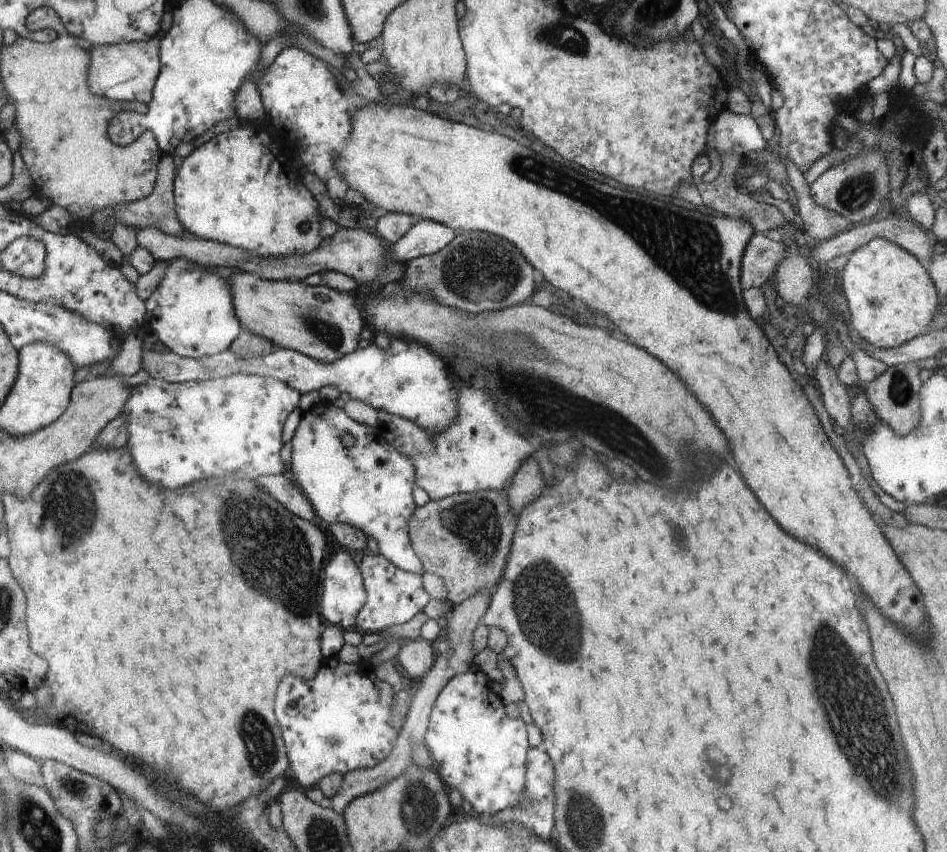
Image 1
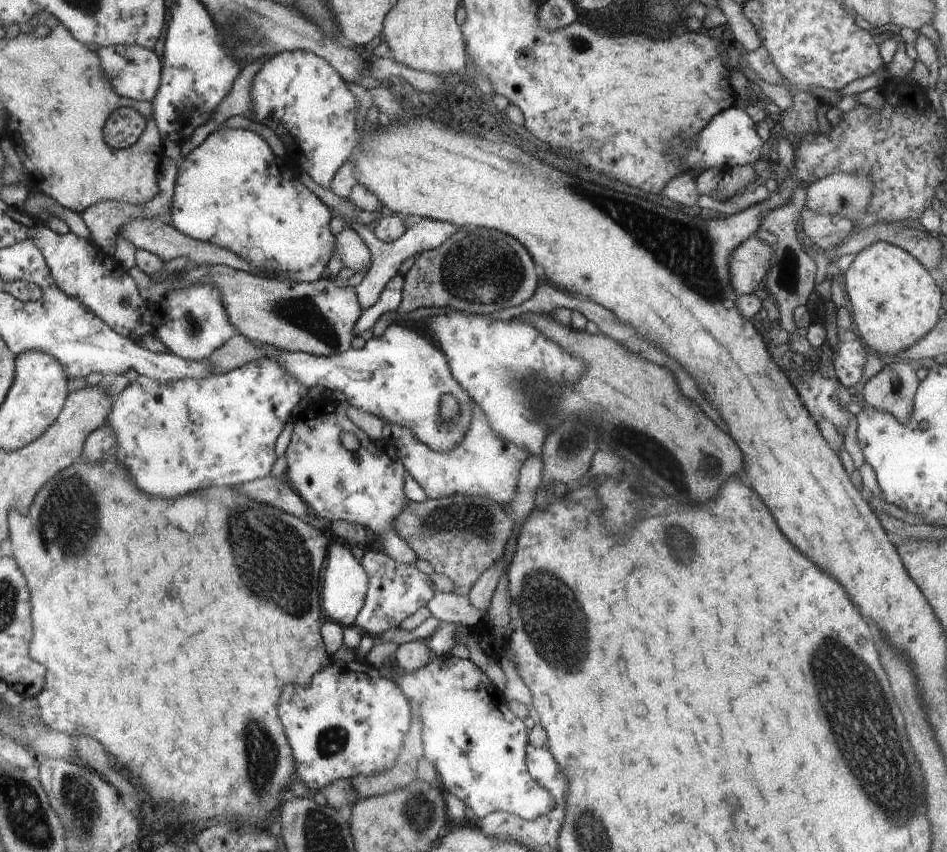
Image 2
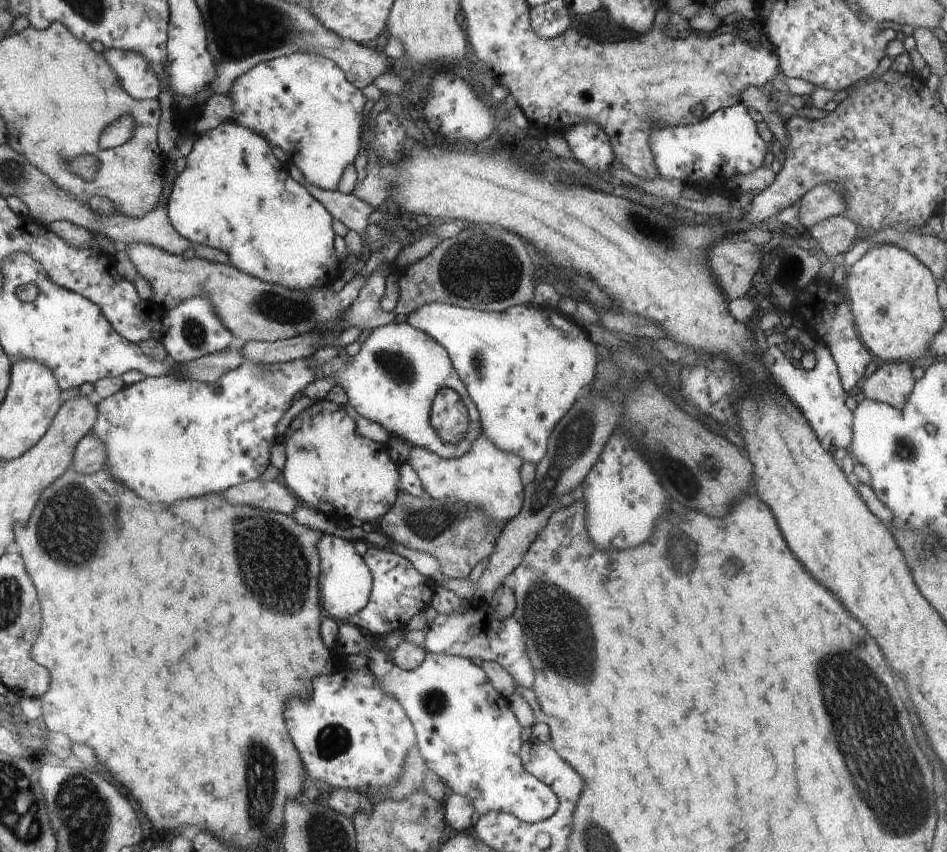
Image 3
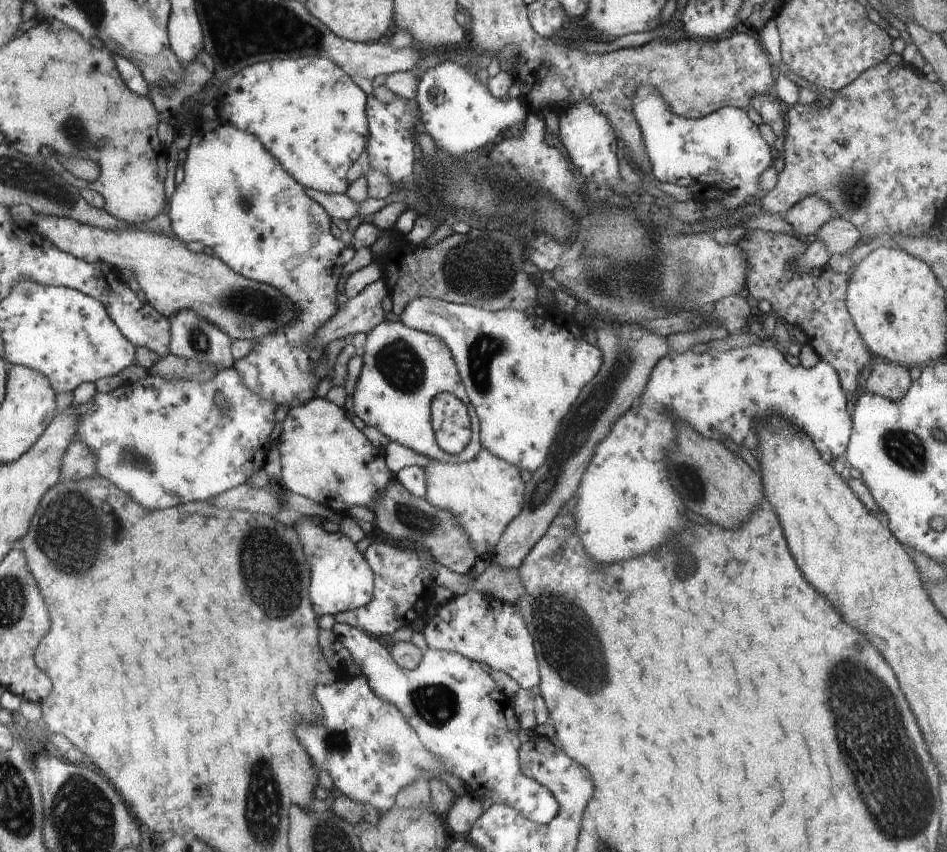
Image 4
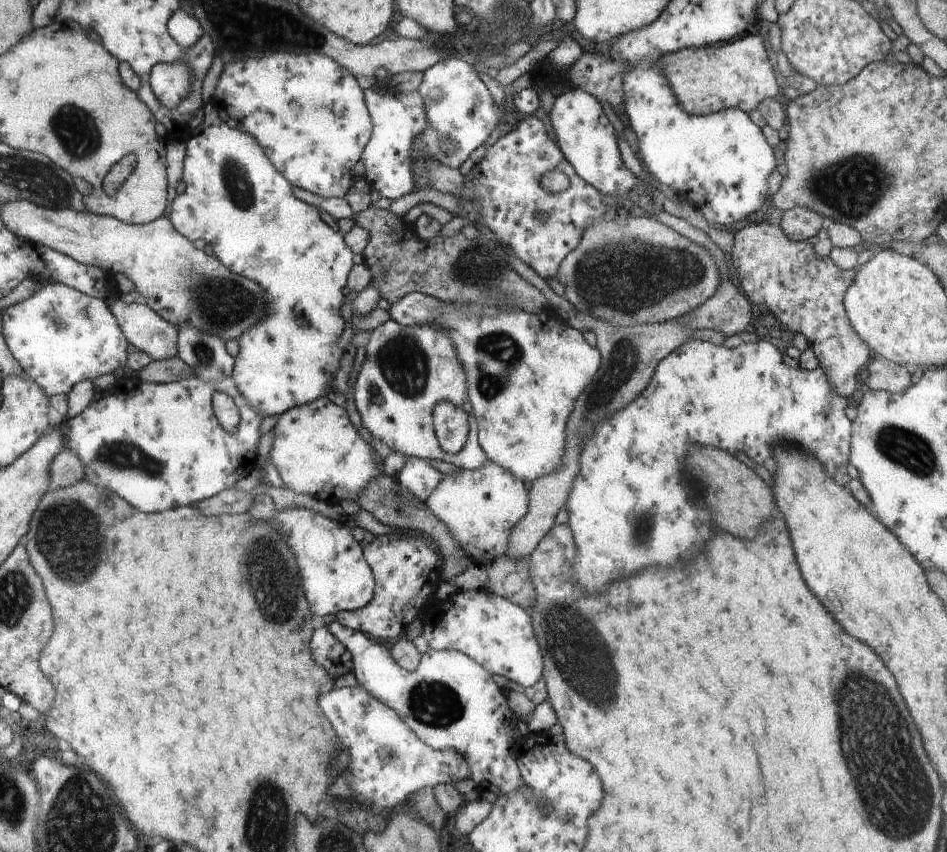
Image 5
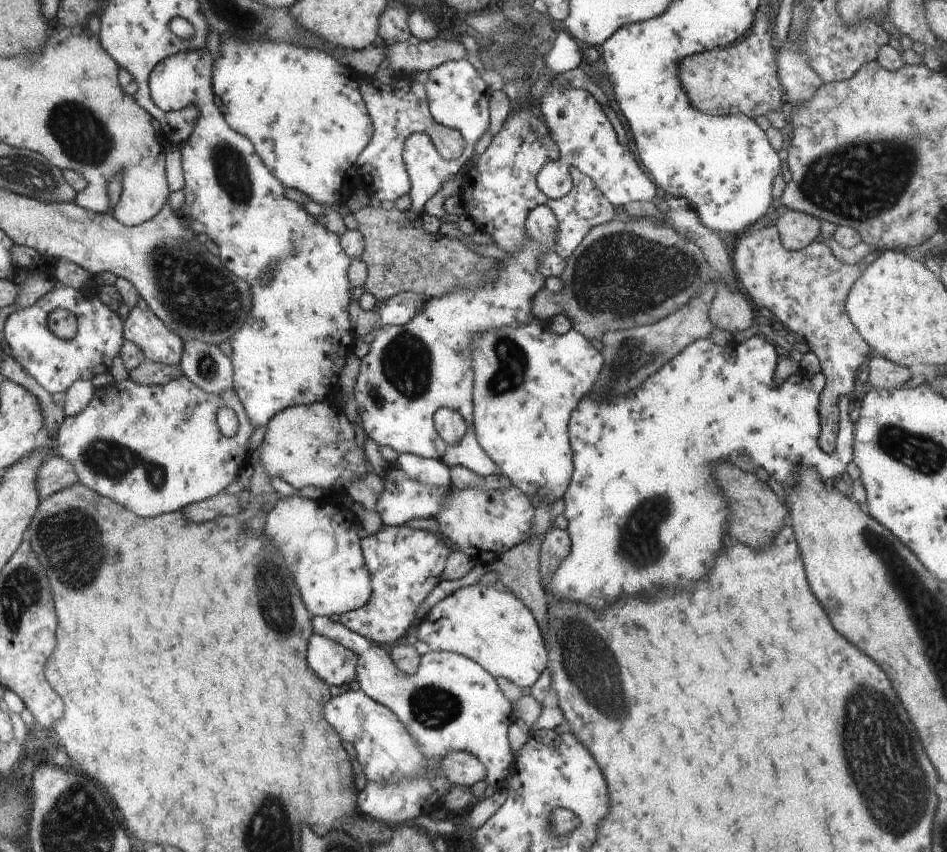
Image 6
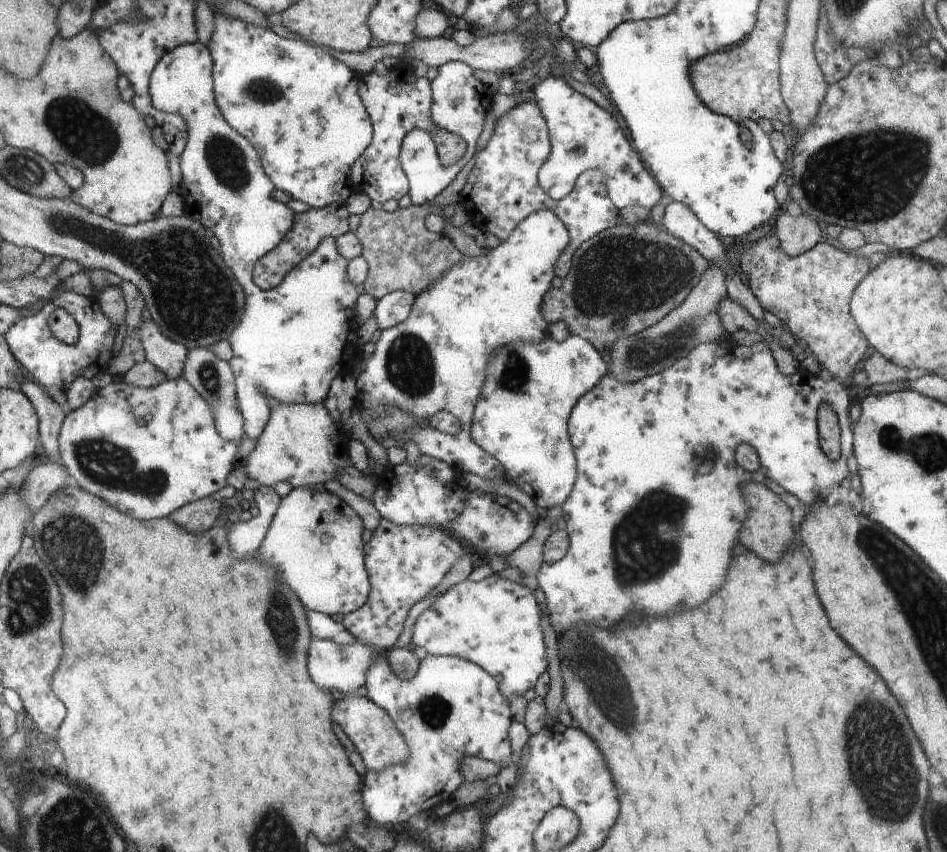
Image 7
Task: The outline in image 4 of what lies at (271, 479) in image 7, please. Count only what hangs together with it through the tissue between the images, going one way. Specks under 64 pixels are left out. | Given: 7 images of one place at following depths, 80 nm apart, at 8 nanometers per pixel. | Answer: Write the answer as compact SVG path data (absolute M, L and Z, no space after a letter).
M316 397L303 405L290 406L282 422L282 432L274 444L282 464L280 485L320 504L330 504L341 509L366 506L373 511L375 498L394 479L385 463L385 449L374 446L346 415L345 409L326 398Z

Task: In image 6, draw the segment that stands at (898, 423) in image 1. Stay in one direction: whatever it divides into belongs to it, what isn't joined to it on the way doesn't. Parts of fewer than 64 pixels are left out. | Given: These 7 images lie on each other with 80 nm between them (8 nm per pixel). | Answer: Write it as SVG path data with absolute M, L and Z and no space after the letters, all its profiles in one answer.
M875 354L873 358L866 362L869 370L869 382L876 389L902 389L902 386L911 377L908 367L901 367L882 355Z

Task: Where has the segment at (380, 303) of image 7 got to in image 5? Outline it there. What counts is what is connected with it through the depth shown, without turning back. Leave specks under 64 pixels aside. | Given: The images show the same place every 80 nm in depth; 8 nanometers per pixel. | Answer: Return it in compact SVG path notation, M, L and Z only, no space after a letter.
M413 292L405 294L398 302L392 303L387 311L390 314L390 319L402 326L434 323L444 327L448 331L448 334L450 334L449 337L452 337L459 361L463 366L467 378L469 401L473 408L474 418L477 420L477 439L479 440L479 445L486 453L488 459L499 464L504 470L513 474L528 487L529 484L532 484L538 478L551 475L562 466L562 461L566 454L566 423L568 422L568 418L570 418L570 412L574 410L574 402L582 394L582 390L590 384L590 381L594 378L594 374L598 372L602 364L600 351L597 347L592 347L586 343L582 335L582 330L579 327L572 326L570 328L570 325L568 325L566 326L566 330L564 330L558 321L553 323L548 321L545 314L528 314L526 311L516 310L505 311L503 315L497 315L496 317L480 317L482 320L476 320L476 318L468 318L472 314L467 308L466 310L458 310L458 308L459 306L439 301L424 293Z

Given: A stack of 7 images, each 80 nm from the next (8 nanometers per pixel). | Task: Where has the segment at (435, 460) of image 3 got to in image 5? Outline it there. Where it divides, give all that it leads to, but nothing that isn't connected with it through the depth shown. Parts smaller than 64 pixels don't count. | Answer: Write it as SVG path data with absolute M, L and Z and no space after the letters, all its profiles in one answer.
M487 458L479 469L462 469L456 478L443 474L443 479L426 499L425 505L448 527L452 538L471 562L478 566L486 566L507 552L512 529L529 513L529 492L521 480Z

